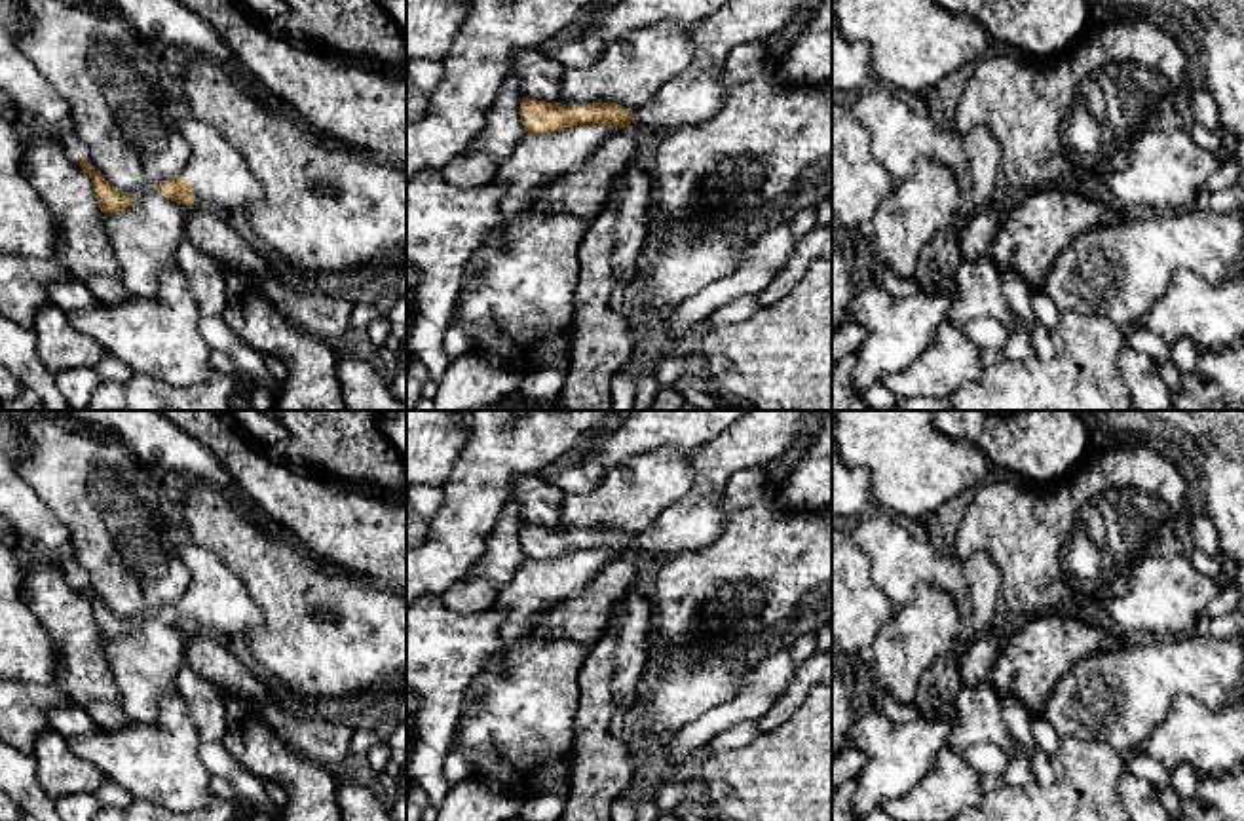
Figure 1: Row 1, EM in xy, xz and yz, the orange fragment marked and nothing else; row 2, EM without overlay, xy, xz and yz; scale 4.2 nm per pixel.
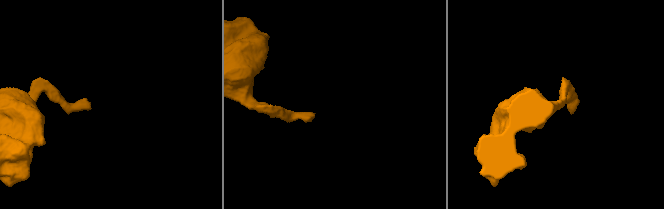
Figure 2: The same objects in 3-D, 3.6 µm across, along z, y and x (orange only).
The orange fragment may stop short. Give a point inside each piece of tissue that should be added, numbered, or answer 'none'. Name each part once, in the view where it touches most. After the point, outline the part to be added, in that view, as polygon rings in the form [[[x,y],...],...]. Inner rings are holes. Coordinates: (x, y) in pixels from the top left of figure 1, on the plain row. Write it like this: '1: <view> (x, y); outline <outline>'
1: xy (219, 601); outline [[[196,544],[175,545],[175,551],[192,574],[190,610],[203,633],[243,635],[260,621],[260,610],[243,583],[213,553]]]

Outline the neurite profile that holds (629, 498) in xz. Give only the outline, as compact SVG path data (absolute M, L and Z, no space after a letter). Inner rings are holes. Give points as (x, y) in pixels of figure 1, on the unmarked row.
M674 447L642 452L606 471L587 494L566 494L558 530L615 528L640 536L693 487L691 456Z

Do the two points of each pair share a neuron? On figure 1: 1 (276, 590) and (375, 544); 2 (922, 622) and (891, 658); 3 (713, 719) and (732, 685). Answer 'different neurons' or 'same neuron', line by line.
1: different neurons
2: same neuron
3: different neurons

